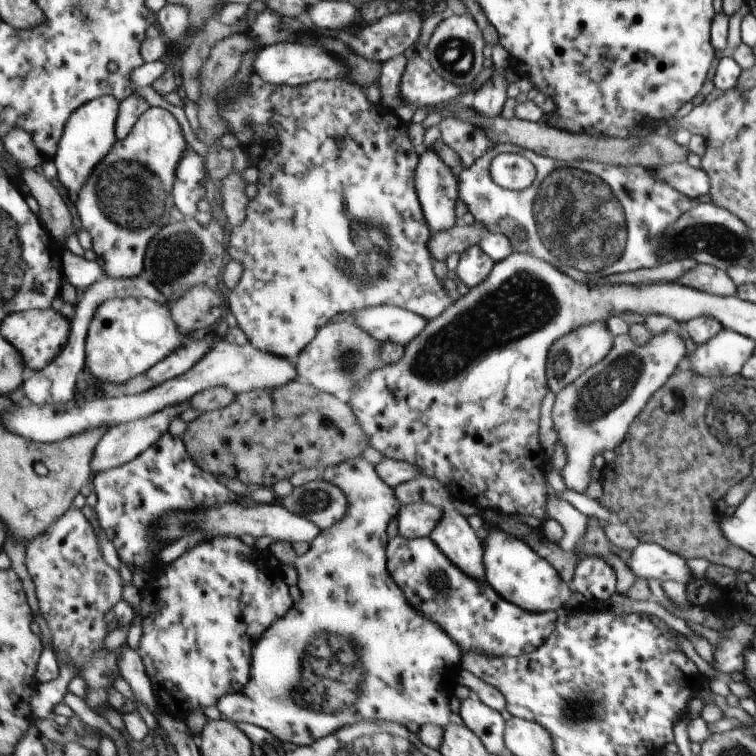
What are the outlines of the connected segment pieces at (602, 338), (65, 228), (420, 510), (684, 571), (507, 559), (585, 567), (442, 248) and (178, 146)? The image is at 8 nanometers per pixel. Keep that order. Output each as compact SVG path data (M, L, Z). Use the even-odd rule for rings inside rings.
M589 322L587 325L583 324L575 328L574 334L565 334L567 338L559 338L559 342L555 342L555 352L551 350L546 365L547 386L553 395L610 353L611 346L614 344L614 334L611 334L608 329L605 322Z
M25 168L21 170L21 178L29 188L31 196L41 206L42 224L45 224L45 228L62 244L65 236L70 236L74 230L69 206L43 174L36 173L32 168Z
M425 501L401 506L397 512L397 533L403 538L428 537L441 517L441 510Z
M642 543L631 550L625 566L633 572L637 579L645 582L649 579L662 581L671 580L687 584L691 581L691 572L685 559L674 552L668 552L657 543Z
M494 529L489 531L485 540L485 557L483 566L486 567L485 581L499 595L499 598L507 602L515 602L517 606L523 606L531 614L543 614L545 612L557 612L559 606L563 606L569 598L569 588L565 582L561 582L561 573L554 570L545 559L539 558L534 550L527 544L514 537Z
M585 556L574 568L571 586L591 604L609 599L617 586L617 580L605 560L597 556Z
M479 223L465 226L453 226L443 232L434 232L430 234L430 241L427 242L427 250L435 261L445 261L451 254L460 254L463 250L477 245L481 240L481 232L484 232L483 226Z
M152 107L143 114L127 138L115 142L111 153L107 154L107 162L103 162L103 166L99 166L99 170L93 170L91 177L87 178L87 184L79 192L79 198L74 204L82 227L92 236L97 261L107 270L107 277L135 278L143 272L145 254L151 242L163 228L174 221L171 218L171 208L175 206L172 194L179 162L185 158L187 148L189 146L185 134L177 118L165 108Z

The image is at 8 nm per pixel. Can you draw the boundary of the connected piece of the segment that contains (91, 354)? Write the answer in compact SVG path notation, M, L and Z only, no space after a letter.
M117 298L101 304L93 316L87 336L87 362L91 374L105 382L125 384L146 374L153 366L169 358L189 342L179 330L170 307L151 298Z

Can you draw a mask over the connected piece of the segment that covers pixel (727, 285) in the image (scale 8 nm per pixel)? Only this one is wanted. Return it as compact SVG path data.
M695 264L695 266L675 278L677 284L699 290L699 292L717 296L734 296L736 287L726 272L710 265Z

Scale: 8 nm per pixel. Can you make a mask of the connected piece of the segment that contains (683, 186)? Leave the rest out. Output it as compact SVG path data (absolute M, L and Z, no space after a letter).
M686 161L659 166L653 169L653 176L694 201L708 194L711 188L707 172L693 168Z

